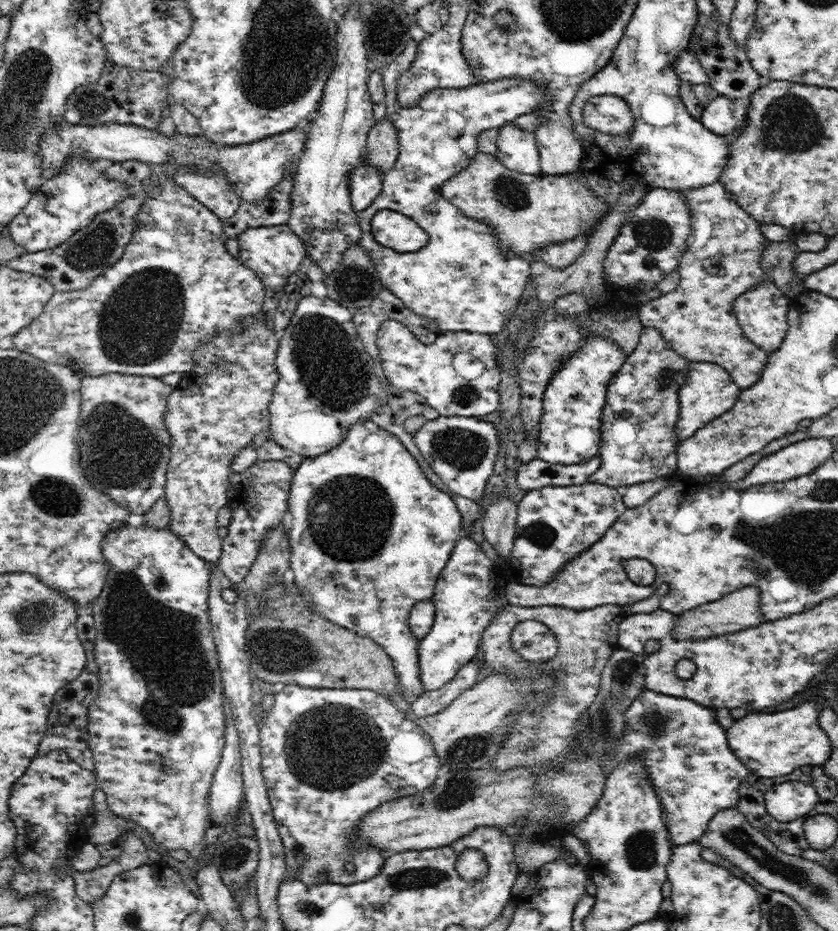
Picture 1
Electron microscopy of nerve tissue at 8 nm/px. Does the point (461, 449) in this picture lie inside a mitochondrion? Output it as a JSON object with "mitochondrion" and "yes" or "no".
{"mitochondrion":"yes"}

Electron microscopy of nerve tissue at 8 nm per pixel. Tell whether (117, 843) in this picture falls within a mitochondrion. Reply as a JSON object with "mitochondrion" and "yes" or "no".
{"mitochondrion":"no"}

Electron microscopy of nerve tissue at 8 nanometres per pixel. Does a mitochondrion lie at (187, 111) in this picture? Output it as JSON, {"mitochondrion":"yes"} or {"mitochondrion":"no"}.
{"mitochondrion":"no"}

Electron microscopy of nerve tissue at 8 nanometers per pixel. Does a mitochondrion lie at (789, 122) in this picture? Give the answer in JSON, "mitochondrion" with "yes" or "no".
{"mitochondrion":"yes"}

